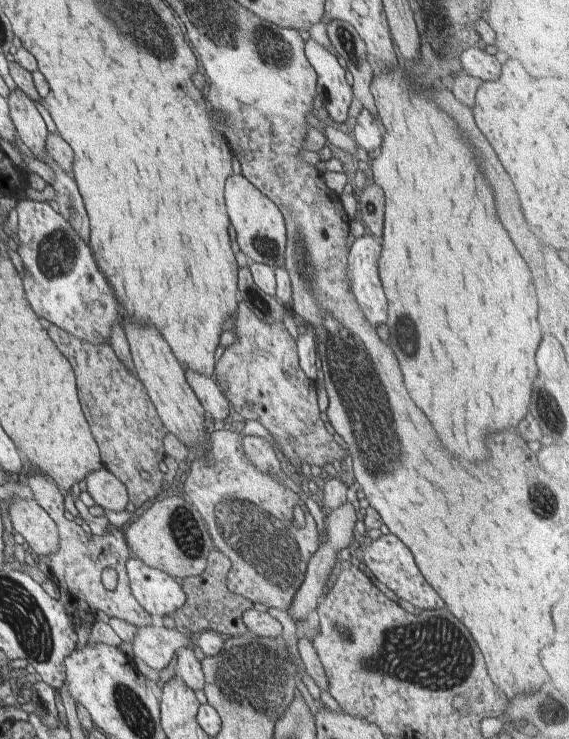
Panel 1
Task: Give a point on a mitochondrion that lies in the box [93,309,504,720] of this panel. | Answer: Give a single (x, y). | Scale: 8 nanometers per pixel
(398, 655)

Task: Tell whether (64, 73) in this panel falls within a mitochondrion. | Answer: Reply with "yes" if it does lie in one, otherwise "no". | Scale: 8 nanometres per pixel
no

